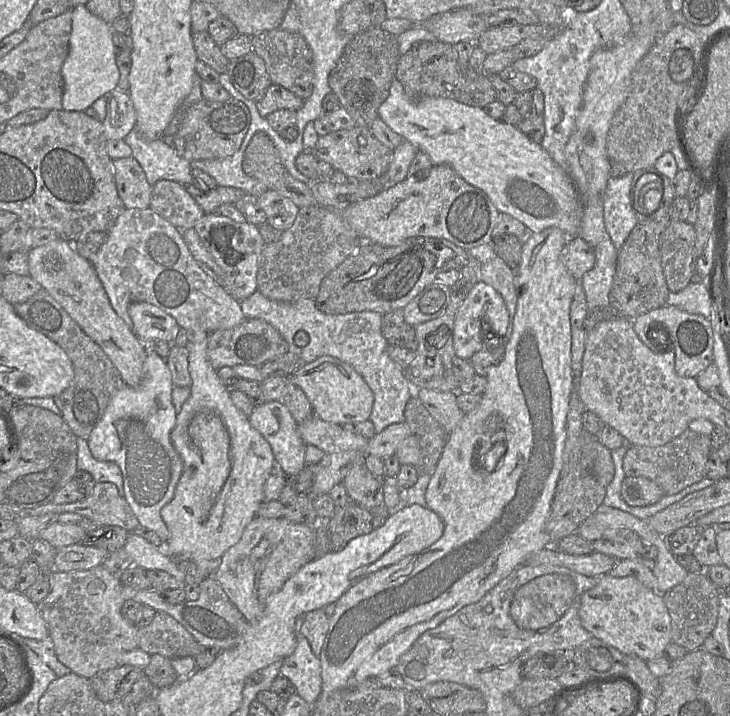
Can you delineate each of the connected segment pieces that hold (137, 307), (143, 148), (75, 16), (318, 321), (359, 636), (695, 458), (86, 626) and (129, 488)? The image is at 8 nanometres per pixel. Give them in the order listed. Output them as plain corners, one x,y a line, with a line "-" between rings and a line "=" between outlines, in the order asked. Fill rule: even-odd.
132,302
128,313
133,322
132,330
146,345
156,340
172,343
180,330
171,315
147,302
=
134,128
127,134
124,141
130,146
132,157
135,158
142,167
146,179
151,186
159,180
171,180
182,185
190,185
192,183
191,162
179,156
174,146
168,145
163,138
148,140
=
85,5
75,6
72,9
69,52
62,66
63,110
85,111
98,98
116,90
120,77
116,57
111,25
92,14
=
259,290
241,301
240,307
246,318
262,319
275,327
288,344
288,352
300,356
304,364
322,356
332,356
352,366
373,392
374,404
369,420
374,424
376,434
391,424
405,421
405,407
415,390
406,372
389,356
389,344
382,334
383,315
374,311
327,315
317,308
314,300
281,302
266,298
-
298,331
308,334
306,347
295,345
294,336
=
549,227
539,233
528,233
522,245
521,261
515,271
515,289
517,294
516,312
513,320
512,334
509,338
504,355
500,362
492,366
487,374
487,386
481,395
480,404
465,414
461,422
448,434
444,450
439,458
426,490
427,507
434,511
444,523
444,532
439,540
423,551
409,555
399,562
371,573
354,583
336,602
334,614
330,617
329,629
320,652
322,690
320,699
328,699
330,695
342,689
351,689
360,686
372,677
375,677
391,668
394,668
400,657
406,653
414,642
426,631
437,627
444,620
457,613
464,606
478,602
488,591
494,588
501,580
516,568
526,563
532,554
551,545
547,532
547,522
552,512
552,502
563,467
563,451
566,442
566,420
570,407
570,399
574,393
574,376
571,368
571,325
570,307
575,292
576,279
568,272
561,260
561,251
569,237
556,227
-
492,414
498,416
498,427
504,433
506,455
500,462
500,468
495,471
480,471
473,465
475,447
480,446
481,440
493,434
499,439
499,430
487,431
485,420
=
687,428
662,446
630,445
624,455
623,469
626,477
645,477
656,483
665,496
670,496
706,478
706,464
712,450
710,436
=
102,565
81,571
51,571
49,581
50,592
37,604
37,609
47,624
58,660
67,666
71,672
86,679
91,679
99,671
119,667
117,659
121,652
139,648
138,627
122,615
121,610
125,602
121,595
123,585
120,579
116,578
=
147,346
141,384
136,388
125,385
114,395
87,439
94,458
119,466
123,478
123,497
140,525
154,531
164,544
169,539
169,531
160,511
173,499
183,470
182,459
170,438
177,416
172,403
173,387
172,375
165,360

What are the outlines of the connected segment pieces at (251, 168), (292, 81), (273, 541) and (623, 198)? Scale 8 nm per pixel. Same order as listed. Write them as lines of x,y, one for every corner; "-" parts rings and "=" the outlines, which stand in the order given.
257,132
252,137
244,153
242,168
248,176
258,180
269,190
291,199
299,208
318,205
310,184
290,175
281,163
274,143
263,132
=
279,27
252,36
251,42
253,52
265,62
272,84
284,87
303,100
311,96
314,88
313,52
299,33
=
256,516
240,540
223,554
214,578
245,620
253,622
262,615
268,597
278,592
291,576
315,558
315,526
293,523
284,517
=
633,173
610,176
603,196
603,219
615,248
623,246
637,224
631,201

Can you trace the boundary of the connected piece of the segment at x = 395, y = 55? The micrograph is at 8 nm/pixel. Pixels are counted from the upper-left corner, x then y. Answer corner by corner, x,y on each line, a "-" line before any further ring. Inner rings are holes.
370,27
354,36
328,76
331,91
357,125
371,128
378,109
387,99
400,57
396,36
382,27

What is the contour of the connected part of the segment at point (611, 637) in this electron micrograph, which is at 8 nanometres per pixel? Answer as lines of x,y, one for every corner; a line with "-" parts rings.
605,574
596,585
581,597
579,618
582,626
595,638
613,646
624,655
635,655
644,661
663,656
672,642
671,617
663,600
663,594
644,586
634,577
614,577

